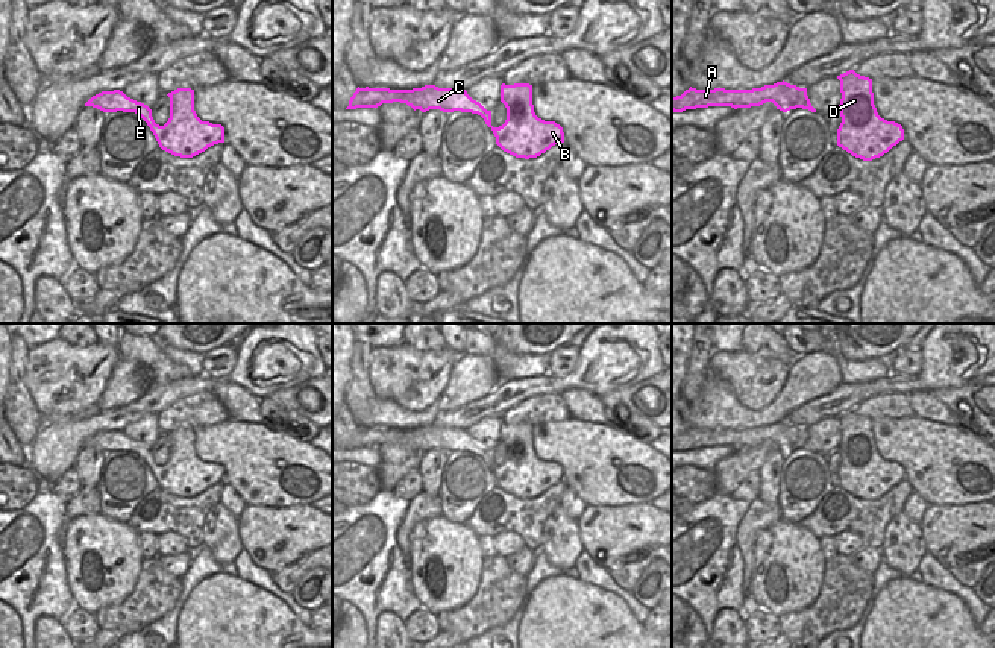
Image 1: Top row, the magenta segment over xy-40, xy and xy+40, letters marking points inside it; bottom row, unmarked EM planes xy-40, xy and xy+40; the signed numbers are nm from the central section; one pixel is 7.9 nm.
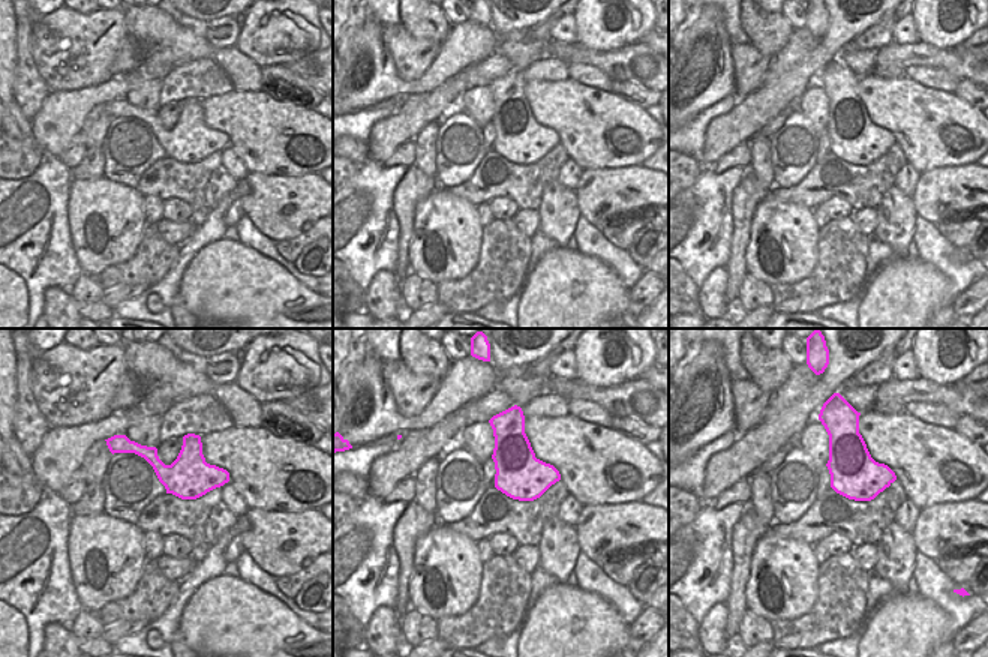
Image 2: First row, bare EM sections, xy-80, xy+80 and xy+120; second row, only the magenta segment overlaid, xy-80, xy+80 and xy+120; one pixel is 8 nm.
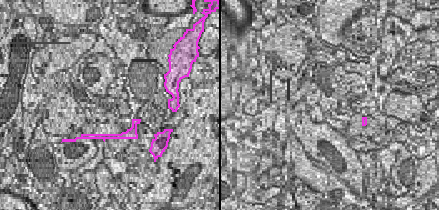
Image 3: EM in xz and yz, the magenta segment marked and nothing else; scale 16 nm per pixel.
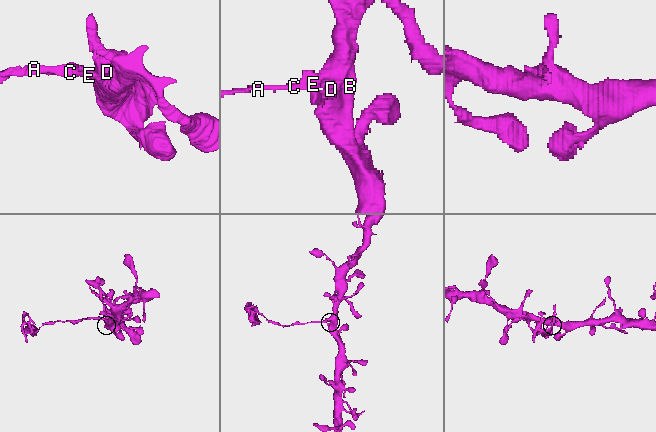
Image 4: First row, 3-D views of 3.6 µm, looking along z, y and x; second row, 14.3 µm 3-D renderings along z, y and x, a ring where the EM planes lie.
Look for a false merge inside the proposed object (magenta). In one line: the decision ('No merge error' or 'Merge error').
Merge error

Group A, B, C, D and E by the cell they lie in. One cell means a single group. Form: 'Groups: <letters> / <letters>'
Groups: A / B C D E

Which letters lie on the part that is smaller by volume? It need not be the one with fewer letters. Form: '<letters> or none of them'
A

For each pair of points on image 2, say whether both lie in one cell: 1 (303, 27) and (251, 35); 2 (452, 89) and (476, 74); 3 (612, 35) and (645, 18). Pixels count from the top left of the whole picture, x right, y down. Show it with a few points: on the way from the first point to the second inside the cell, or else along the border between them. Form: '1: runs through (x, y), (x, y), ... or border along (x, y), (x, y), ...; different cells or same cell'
1: runs through (290, 29), (264, 35); same cell
2: border along (465, 69), (465, 86), (468, 89); different cells
3: runs through (619, 32), (637, 18); same cell

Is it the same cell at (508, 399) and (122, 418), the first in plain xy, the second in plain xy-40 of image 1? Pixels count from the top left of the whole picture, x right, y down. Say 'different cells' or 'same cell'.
same cell

